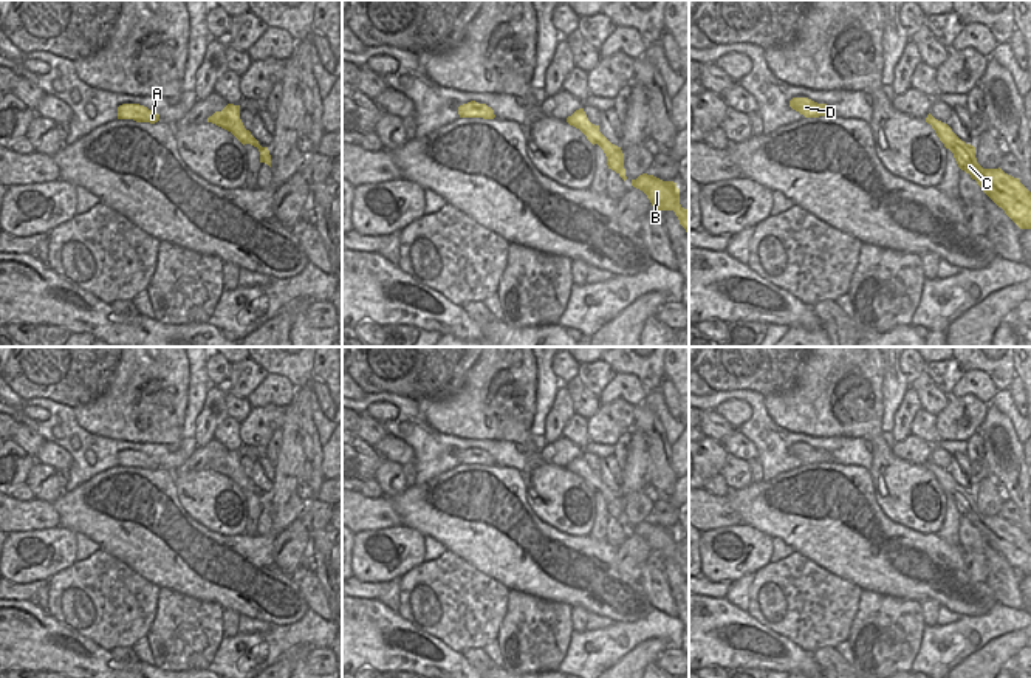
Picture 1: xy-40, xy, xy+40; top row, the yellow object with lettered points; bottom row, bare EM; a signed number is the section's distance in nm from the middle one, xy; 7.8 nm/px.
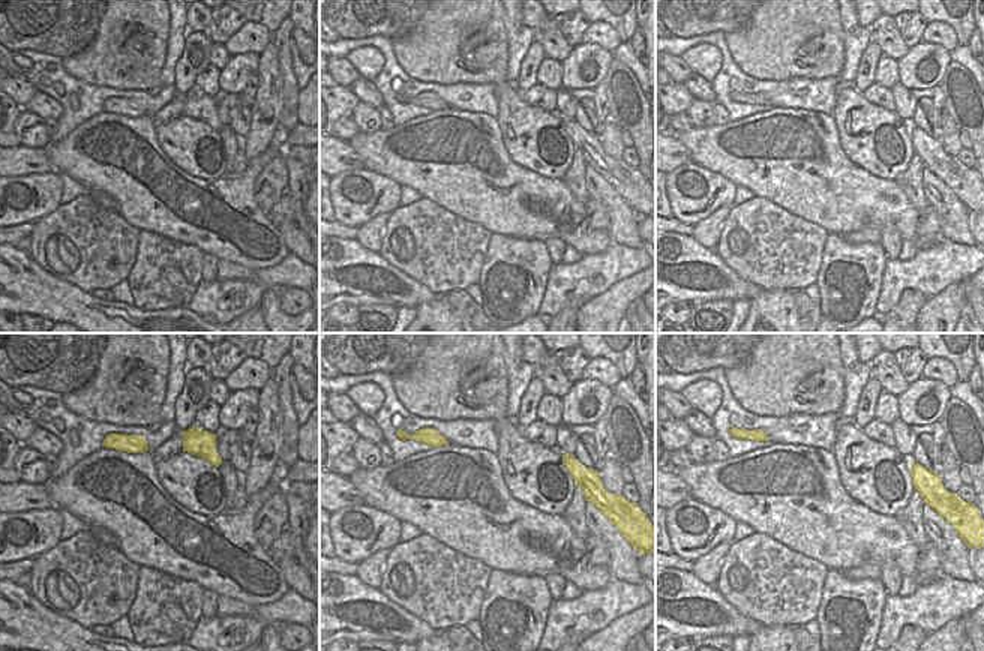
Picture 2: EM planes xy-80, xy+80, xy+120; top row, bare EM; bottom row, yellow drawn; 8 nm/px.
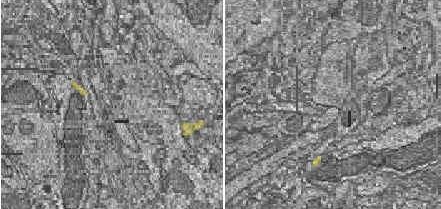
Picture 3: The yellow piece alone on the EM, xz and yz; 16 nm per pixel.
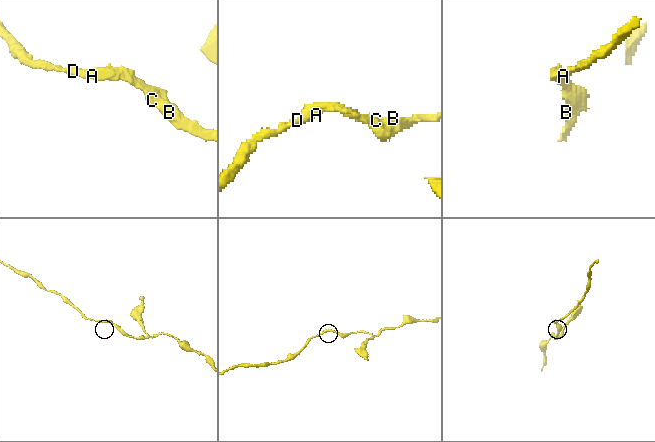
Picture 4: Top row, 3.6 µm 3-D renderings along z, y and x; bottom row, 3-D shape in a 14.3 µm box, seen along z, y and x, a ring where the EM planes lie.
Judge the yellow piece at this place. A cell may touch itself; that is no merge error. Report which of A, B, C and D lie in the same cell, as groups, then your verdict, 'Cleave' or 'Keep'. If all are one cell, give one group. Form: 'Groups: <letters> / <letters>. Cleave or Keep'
Groups: A B C D. Keep.

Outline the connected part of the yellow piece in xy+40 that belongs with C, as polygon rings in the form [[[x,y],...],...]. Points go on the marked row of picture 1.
[[[930,113],[926,122],[932,125],[944,147],[954,153],[958,167],[969,173],[1020,229],[1031,229],[1031,192],[1020,180],[1005,173],[1000,167],[983,169],[977,163],[975,147],[961,141],[947,124]]]

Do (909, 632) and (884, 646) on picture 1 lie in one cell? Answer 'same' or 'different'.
same

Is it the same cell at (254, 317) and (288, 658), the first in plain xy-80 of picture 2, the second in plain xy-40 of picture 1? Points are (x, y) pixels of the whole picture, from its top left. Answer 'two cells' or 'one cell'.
one cell

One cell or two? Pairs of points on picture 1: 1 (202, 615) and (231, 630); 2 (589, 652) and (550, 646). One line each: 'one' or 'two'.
1: two
2: two

